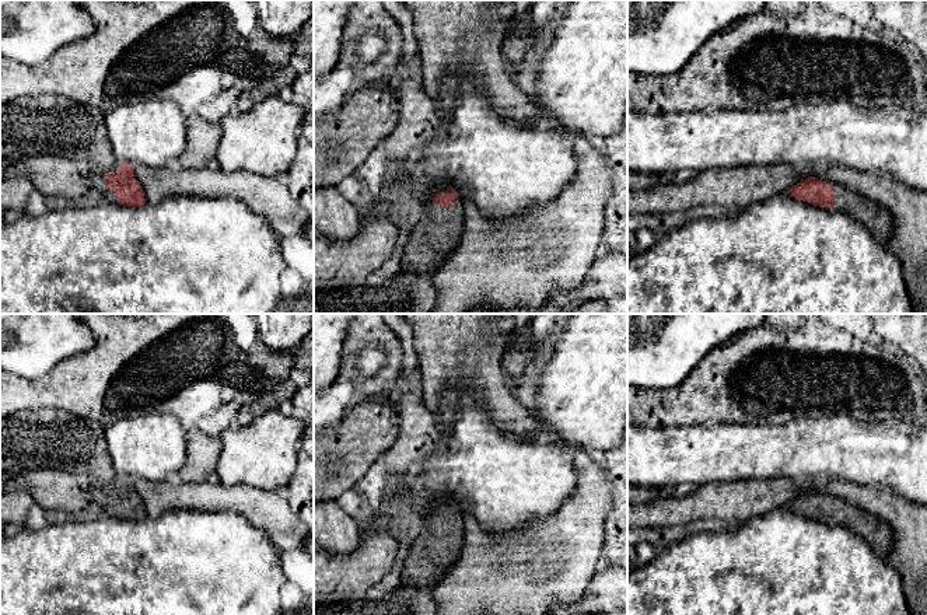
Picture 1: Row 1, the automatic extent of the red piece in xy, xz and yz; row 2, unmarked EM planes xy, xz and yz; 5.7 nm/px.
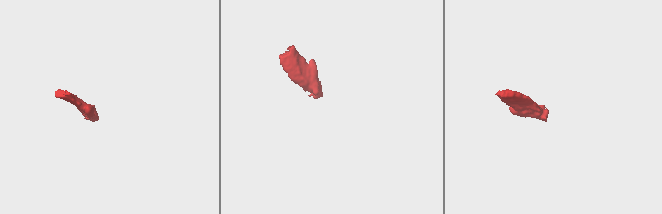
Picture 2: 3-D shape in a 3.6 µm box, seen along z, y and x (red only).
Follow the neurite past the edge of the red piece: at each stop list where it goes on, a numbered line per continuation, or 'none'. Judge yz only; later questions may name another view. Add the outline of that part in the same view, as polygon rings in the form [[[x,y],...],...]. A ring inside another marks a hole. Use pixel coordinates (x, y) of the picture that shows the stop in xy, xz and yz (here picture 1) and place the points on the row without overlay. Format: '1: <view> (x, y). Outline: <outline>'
1: yz (877, 533). Outline: [[[835,502],[835,516],[830,523],[861,535],[882,558],[893,548],[893,534],[888,523],[846,502]]]

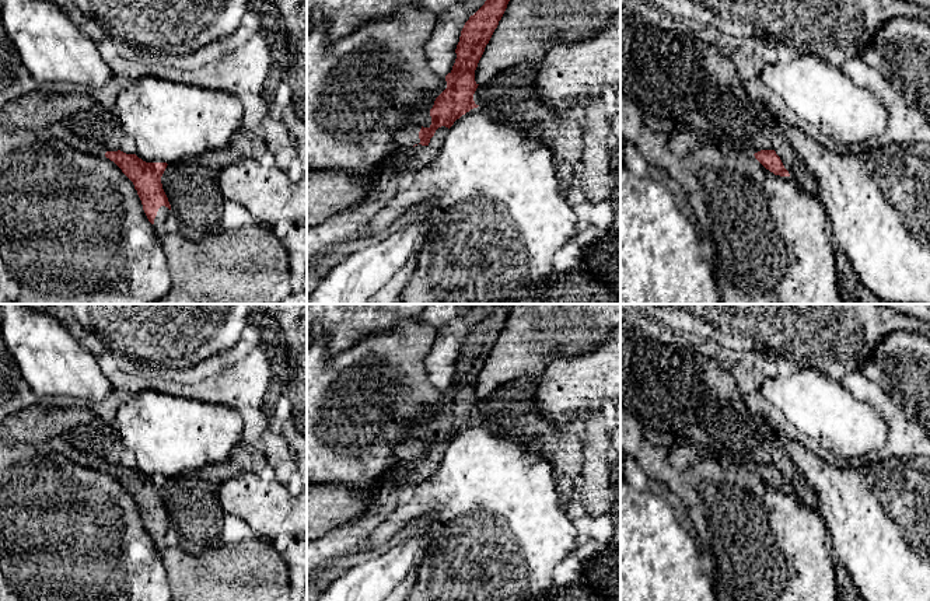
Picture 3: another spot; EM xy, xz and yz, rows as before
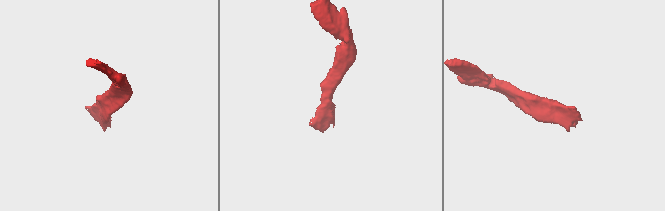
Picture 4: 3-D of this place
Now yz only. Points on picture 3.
none

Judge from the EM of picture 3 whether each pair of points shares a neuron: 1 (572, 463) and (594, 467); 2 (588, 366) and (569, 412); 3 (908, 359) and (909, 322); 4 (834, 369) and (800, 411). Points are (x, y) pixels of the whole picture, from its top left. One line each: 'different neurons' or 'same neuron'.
1: different neurons
2: same neuron
3: different neurons
4: different neurons

